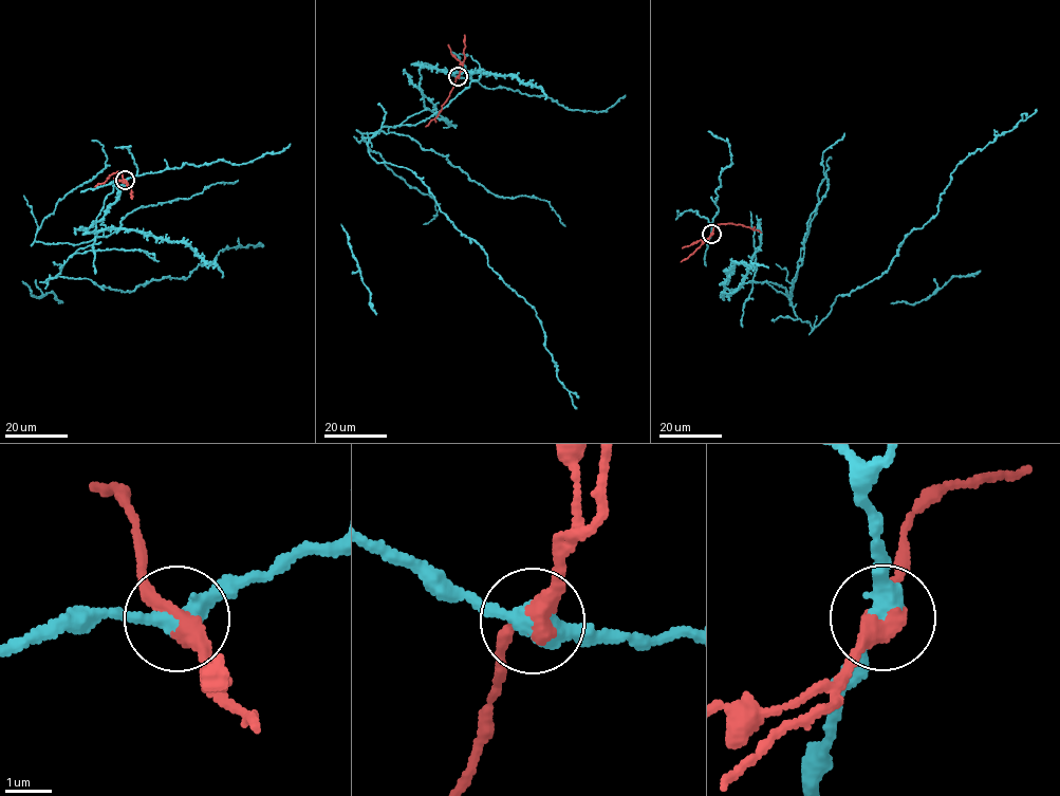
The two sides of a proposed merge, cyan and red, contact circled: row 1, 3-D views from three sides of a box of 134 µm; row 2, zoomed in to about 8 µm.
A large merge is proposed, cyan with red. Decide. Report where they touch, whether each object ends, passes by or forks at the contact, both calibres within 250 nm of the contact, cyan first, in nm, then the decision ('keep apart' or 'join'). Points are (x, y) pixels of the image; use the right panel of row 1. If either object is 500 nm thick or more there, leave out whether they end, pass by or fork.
place (711, 234); cyan passes by; red passes by; calibres 440 and 360 nm; keep apart

